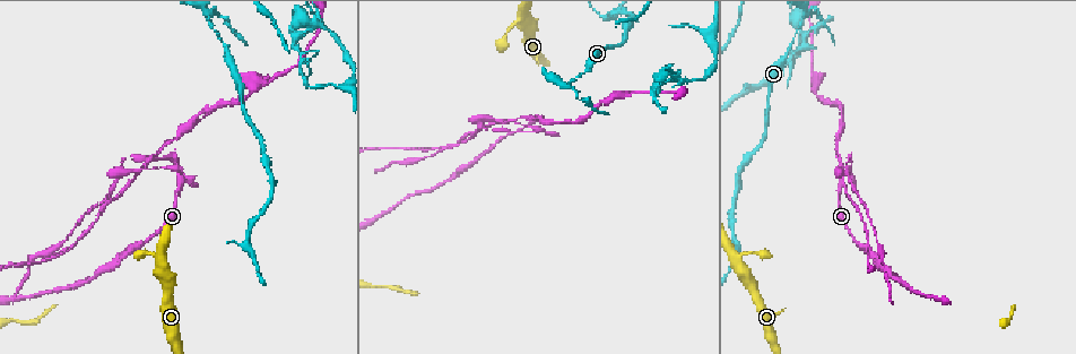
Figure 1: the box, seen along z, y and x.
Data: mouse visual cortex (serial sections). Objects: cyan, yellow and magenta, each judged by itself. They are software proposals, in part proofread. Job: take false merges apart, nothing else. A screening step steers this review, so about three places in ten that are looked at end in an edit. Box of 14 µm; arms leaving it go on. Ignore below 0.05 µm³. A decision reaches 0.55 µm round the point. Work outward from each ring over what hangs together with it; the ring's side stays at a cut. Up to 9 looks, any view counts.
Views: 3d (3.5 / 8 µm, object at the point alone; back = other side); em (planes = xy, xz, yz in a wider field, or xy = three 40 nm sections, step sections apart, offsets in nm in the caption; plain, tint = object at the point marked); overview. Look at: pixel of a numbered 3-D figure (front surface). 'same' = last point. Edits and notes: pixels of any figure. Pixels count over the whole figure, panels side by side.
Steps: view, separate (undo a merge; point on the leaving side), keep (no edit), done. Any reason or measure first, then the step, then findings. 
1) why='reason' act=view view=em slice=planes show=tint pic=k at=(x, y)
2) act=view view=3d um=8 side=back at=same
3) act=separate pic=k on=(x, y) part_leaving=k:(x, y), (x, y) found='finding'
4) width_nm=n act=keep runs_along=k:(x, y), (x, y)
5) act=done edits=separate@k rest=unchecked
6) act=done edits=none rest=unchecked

why='three-way junction' act=view view=3d um=8 pic=1 at=(538, 115)

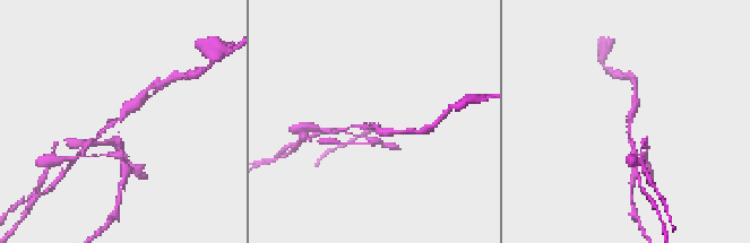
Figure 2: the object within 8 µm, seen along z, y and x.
arms=3 arm_widths_nm=100,150,250 act=view view=em slice=xy step=2 show=tint pic=2 at=(629, 126)

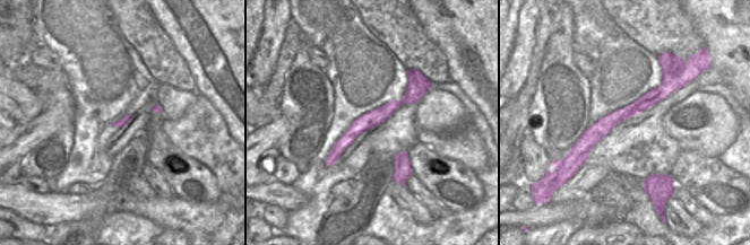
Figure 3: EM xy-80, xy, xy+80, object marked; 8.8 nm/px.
act=separate pic=2 on=(124, 111) part_leaving=2:(372, 124), (337, 131) found='two cells meet here'

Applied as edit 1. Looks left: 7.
why='sudden change in width' act=view view=3d um=3.5 pic=1 at=(209, 16)

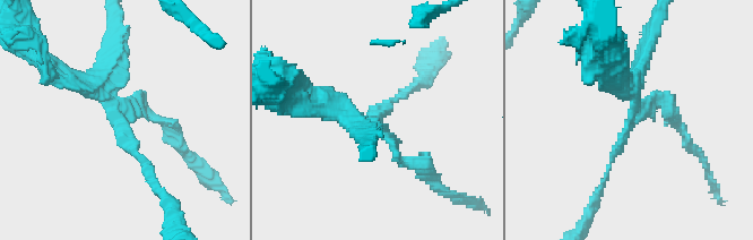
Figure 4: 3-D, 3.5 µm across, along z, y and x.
act=view view=em slice=xy step=3 show=tint pic=4 at=(627, 121)

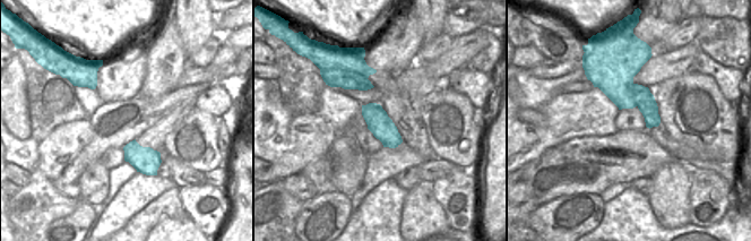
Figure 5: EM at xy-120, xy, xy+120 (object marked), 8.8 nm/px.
width_nm=220 act=separate pic=4 on=(669, 113) border=5:(339, 68), (354, 70), (367, 78) found='a second cell is stuck on'

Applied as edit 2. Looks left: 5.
why='three-way junction' act=view view=3d um=3.5 pic=1 at=(737, 240)

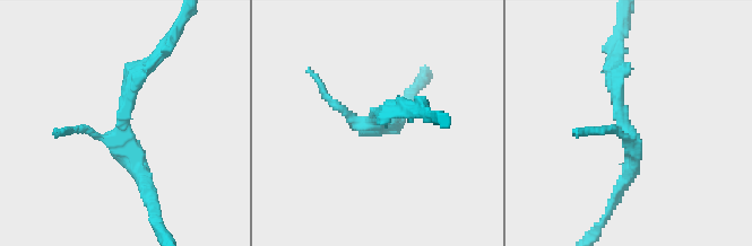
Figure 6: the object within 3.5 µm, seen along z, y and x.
arms=3 arm_widths_nm=100,200,200 why='now the EM' act=view view=em slice=xy step=5 show=tint pic=6 at=(631, 133)

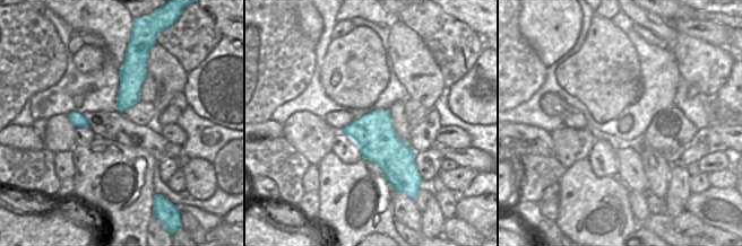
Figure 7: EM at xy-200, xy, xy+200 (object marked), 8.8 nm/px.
act=keep runs_along=6:(148, 66), (127, 93), (123, 152), (152, 196) found='one cell here'

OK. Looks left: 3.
why='a narrow waist' act=view view=3d um=8 pic=1 at=(506, 31)

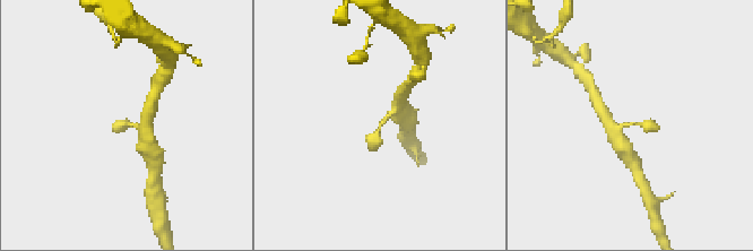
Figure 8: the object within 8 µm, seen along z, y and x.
why='shape alone is not enough' act=view view=em slice=xy step=5 show=tint pic=8 at=(129, 124)

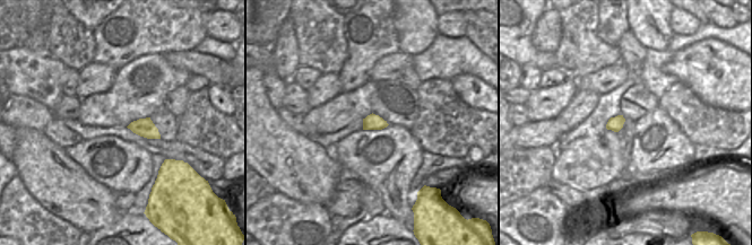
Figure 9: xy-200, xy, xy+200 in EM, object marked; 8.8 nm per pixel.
width_nm=140 act=keep runs_along=8:(398, 106), (384, 119), (369, 148) found='all the same cell'

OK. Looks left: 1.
act=done edits=separate@2,separate@4 rest=unchecked

